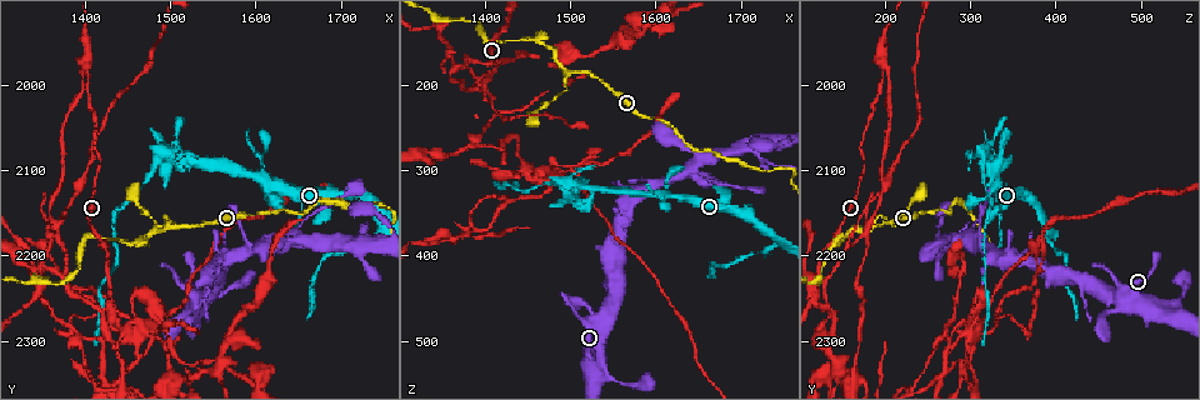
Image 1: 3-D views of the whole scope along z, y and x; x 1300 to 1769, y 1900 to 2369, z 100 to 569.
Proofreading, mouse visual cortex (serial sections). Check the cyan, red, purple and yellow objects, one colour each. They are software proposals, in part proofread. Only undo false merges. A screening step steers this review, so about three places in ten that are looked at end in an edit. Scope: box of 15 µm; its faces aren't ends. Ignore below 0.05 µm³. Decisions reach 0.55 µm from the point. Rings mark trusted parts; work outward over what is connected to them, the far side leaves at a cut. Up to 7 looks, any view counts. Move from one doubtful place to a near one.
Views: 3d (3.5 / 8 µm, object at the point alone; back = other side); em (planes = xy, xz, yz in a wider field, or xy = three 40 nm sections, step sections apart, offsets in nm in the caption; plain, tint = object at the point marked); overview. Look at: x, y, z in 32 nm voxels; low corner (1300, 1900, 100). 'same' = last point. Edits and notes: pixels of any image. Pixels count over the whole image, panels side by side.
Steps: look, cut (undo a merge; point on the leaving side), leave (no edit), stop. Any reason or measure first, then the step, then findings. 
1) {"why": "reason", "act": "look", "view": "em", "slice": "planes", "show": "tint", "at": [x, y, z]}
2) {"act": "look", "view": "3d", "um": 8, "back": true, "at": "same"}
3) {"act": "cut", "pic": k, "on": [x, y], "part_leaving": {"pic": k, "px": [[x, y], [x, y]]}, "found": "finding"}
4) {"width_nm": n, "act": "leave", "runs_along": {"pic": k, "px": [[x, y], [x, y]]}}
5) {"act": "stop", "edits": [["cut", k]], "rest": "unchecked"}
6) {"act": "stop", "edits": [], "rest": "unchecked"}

{"act": "look", "view": "3d", "um": 3.5, "back": true, "at": [1505, 2080, 315]}

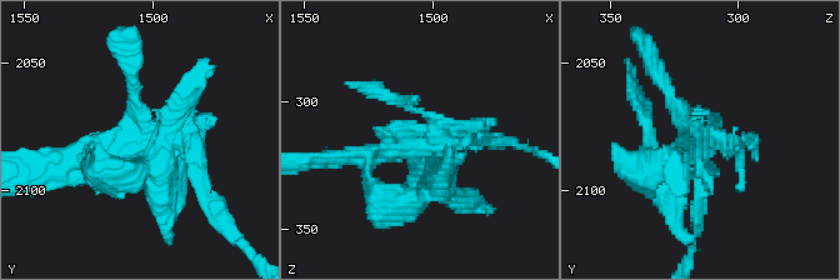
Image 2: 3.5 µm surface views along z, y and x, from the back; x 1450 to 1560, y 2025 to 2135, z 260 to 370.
{"why": "shape alone is not enough", "act": "look", "view": "em", "slice": "xy", "step": 1, "show": "tint", "at": [1506, 2079, 318]}

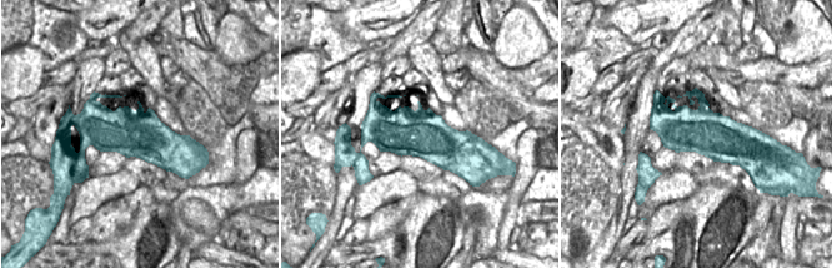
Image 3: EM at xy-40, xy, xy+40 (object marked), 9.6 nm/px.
{"why": "cut it another way", "act": "look", "view": "em", "slice": "xy", "step": 3, "show": "tint", "at": "same"}

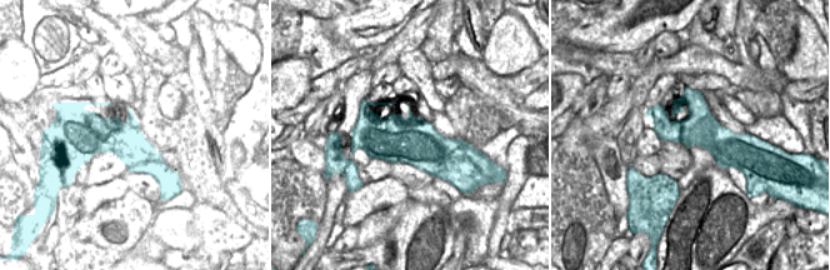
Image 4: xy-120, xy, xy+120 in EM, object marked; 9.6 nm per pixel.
{"act": "leave", "found": "one cell here"}

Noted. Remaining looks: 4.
{"why": "a narrow waist", "act": "look", "view": "3d", "um": 3.5, "at": [1605, 2080, 340]}

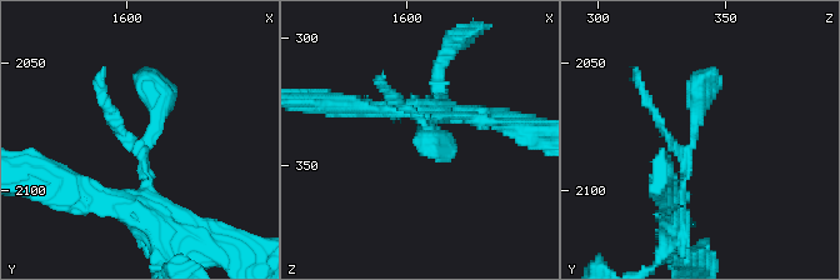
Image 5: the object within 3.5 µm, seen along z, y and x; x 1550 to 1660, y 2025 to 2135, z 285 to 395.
{"act": "look", "view": "em", "slice": "xy", "step": 3, "show": "tint", "at": [1609, 2081, 338]}

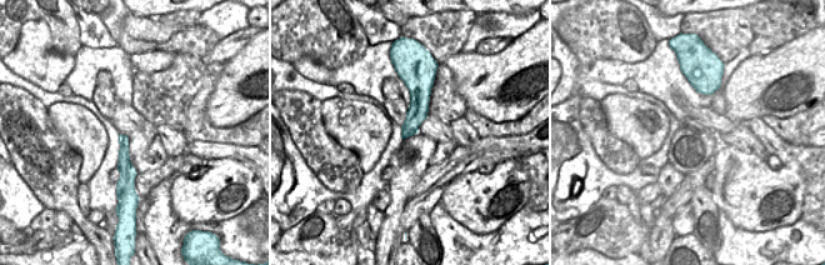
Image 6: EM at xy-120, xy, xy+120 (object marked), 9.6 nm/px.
{"why": "another direction", "act": "look", "view": "em", "slice": "xy", "step": 5, "show": "tint", "at": "same"}

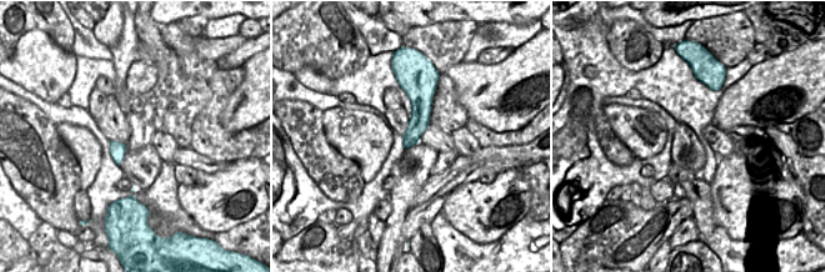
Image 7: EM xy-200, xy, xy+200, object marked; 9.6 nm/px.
{"act": "leave", "runs_along": {"pic": 5, "px": [[673, 218], [710, 69]]}, "found": "continuous, no second cell"}

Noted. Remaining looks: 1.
{"act": "stop", "edits": [], "rest": "unchecked"}

